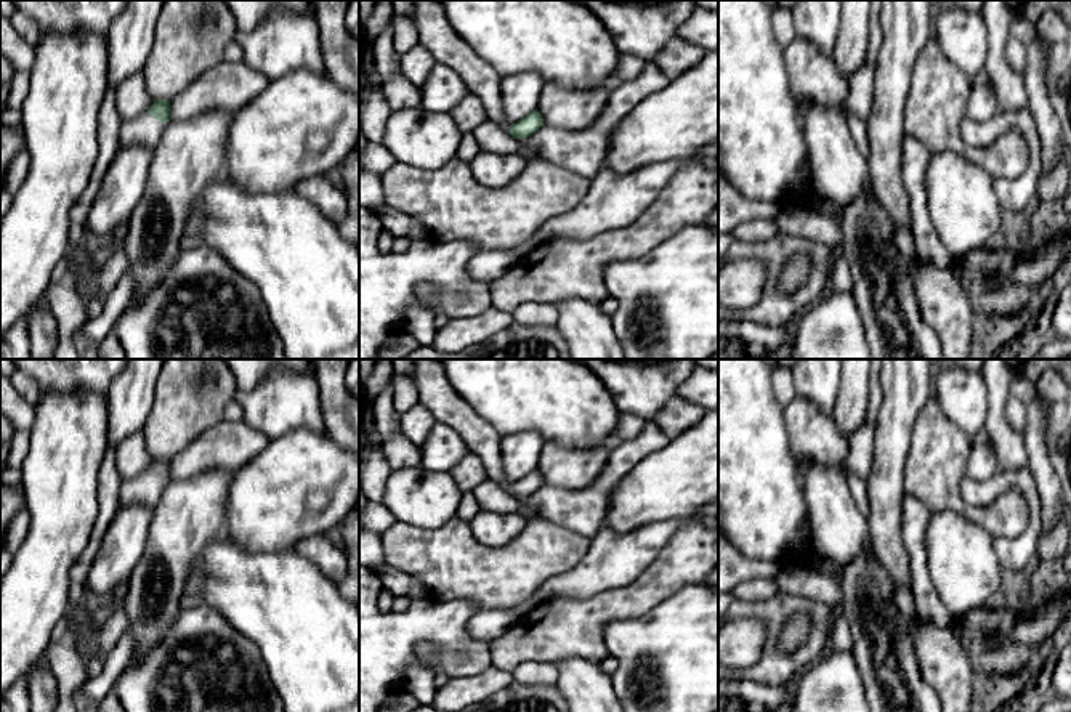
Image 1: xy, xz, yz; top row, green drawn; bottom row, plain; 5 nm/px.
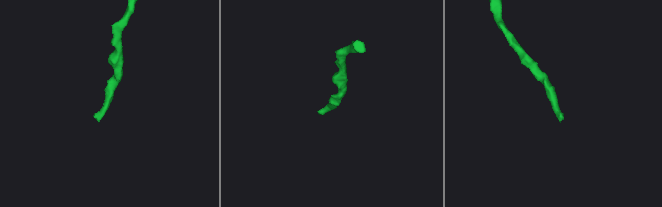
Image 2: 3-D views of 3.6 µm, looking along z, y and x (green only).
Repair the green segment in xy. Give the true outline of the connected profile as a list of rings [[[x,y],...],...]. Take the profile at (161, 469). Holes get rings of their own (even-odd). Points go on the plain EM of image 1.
[[[154,459],[148,471],[136,478],[123,479],[119,492],[119,510],[143,504],[154,510],[170,483],[170,459]]]

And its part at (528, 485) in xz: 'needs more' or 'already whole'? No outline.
already whole

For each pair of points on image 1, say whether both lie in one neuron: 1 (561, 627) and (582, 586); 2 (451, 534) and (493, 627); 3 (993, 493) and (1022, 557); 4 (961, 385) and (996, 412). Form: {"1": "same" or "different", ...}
{"1": "different", "2": "different", "3": "same", "4": "different"}

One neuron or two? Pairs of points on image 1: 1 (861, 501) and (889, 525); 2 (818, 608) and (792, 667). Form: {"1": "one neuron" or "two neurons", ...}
{"1": "two neurons", "2": "one neuron"}

